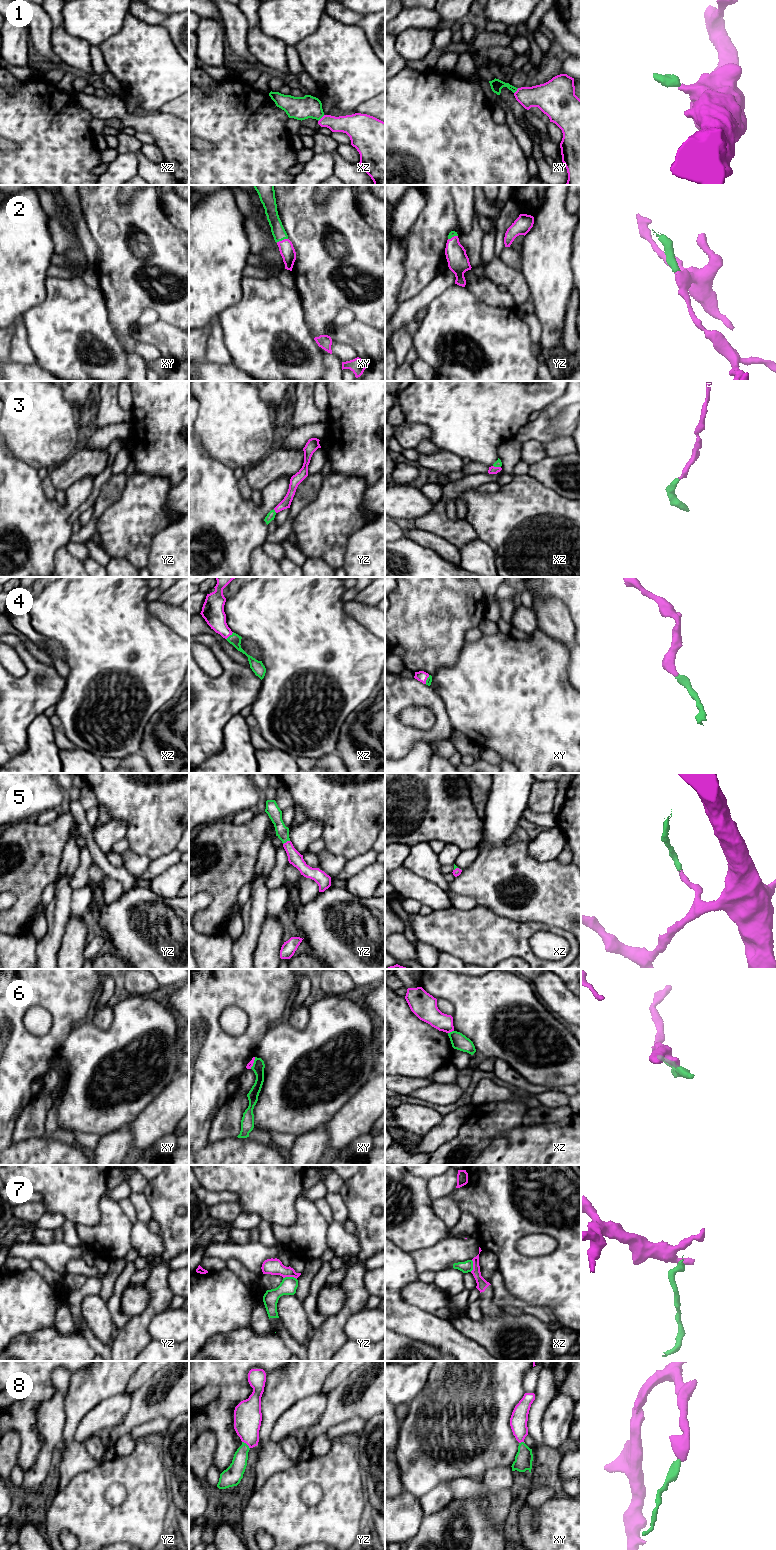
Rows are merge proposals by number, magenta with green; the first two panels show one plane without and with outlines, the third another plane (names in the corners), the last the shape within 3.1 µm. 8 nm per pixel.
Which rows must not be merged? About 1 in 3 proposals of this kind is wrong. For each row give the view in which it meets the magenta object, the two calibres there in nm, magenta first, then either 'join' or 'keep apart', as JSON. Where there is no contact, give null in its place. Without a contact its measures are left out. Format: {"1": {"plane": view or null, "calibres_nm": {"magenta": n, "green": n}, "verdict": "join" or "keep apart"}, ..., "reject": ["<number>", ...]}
{"1": {"plane": "xz", "calibres_nm": {"magenta": 160, "green": 190}, "verdict": "join"}, "2": {"plane": "xy", "calibres_nm": {"magenta": 120, "green": 110}, "verdict": "join"}, "3": {"plane": "yz", "calibres_nm": {"magenta": 80, "green": 70}, "verdict": "join"}, "4": {"plane": "xz", "calibres_nm": {"magenta": 180, "green": 90}, "verdict": "join"}, "5": {"plane": "yz", "calibres_nm": {"magenta": 110, "green": 110}, "verdict": "join"}, "6": {"plane": "xz", "calibres_nm": {"magenta": 170, "green": 130}, "verdict": "keep apart"}, "7": {"plane": "yz", "calibres_nm": {"magenta": 130, "green": 140}, "verdict": "keep apart"}, "8": {"plane": "yz", "calibres_nm": {"magenta": 220, "green": 140}, "verdict": "join"}, "reject": ["6", "7"]}

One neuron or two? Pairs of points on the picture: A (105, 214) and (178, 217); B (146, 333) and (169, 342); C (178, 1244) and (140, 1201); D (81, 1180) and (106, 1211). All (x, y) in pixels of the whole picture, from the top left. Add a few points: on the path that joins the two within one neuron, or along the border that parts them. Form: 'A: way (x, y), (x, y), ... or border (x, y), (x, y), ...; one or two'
A: border (159, 195), (159, 201), (165, 215), (178, 229); two
B: way (152, 334), (163, 336); one
C: border (142, 1192), (150, 1207), (153, 1218); two
D: border (102, 1194), (99, 1200), (100, 1221), (93, 1225); two

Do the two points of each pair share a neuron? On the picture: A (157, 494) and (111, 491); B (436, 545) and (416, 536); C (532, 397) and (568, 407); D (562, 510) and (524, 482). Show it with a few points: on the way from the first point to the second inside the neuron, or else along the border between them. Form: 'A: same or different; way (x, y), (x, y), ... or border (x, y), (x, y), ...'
A: different; border (127, 476), (121, 496), (106, 509)
B: same; way (431, 541), (421, 537)
C: different; border (564, 391), (540, 411)
D: same; way (553, 510), (533, 491)

